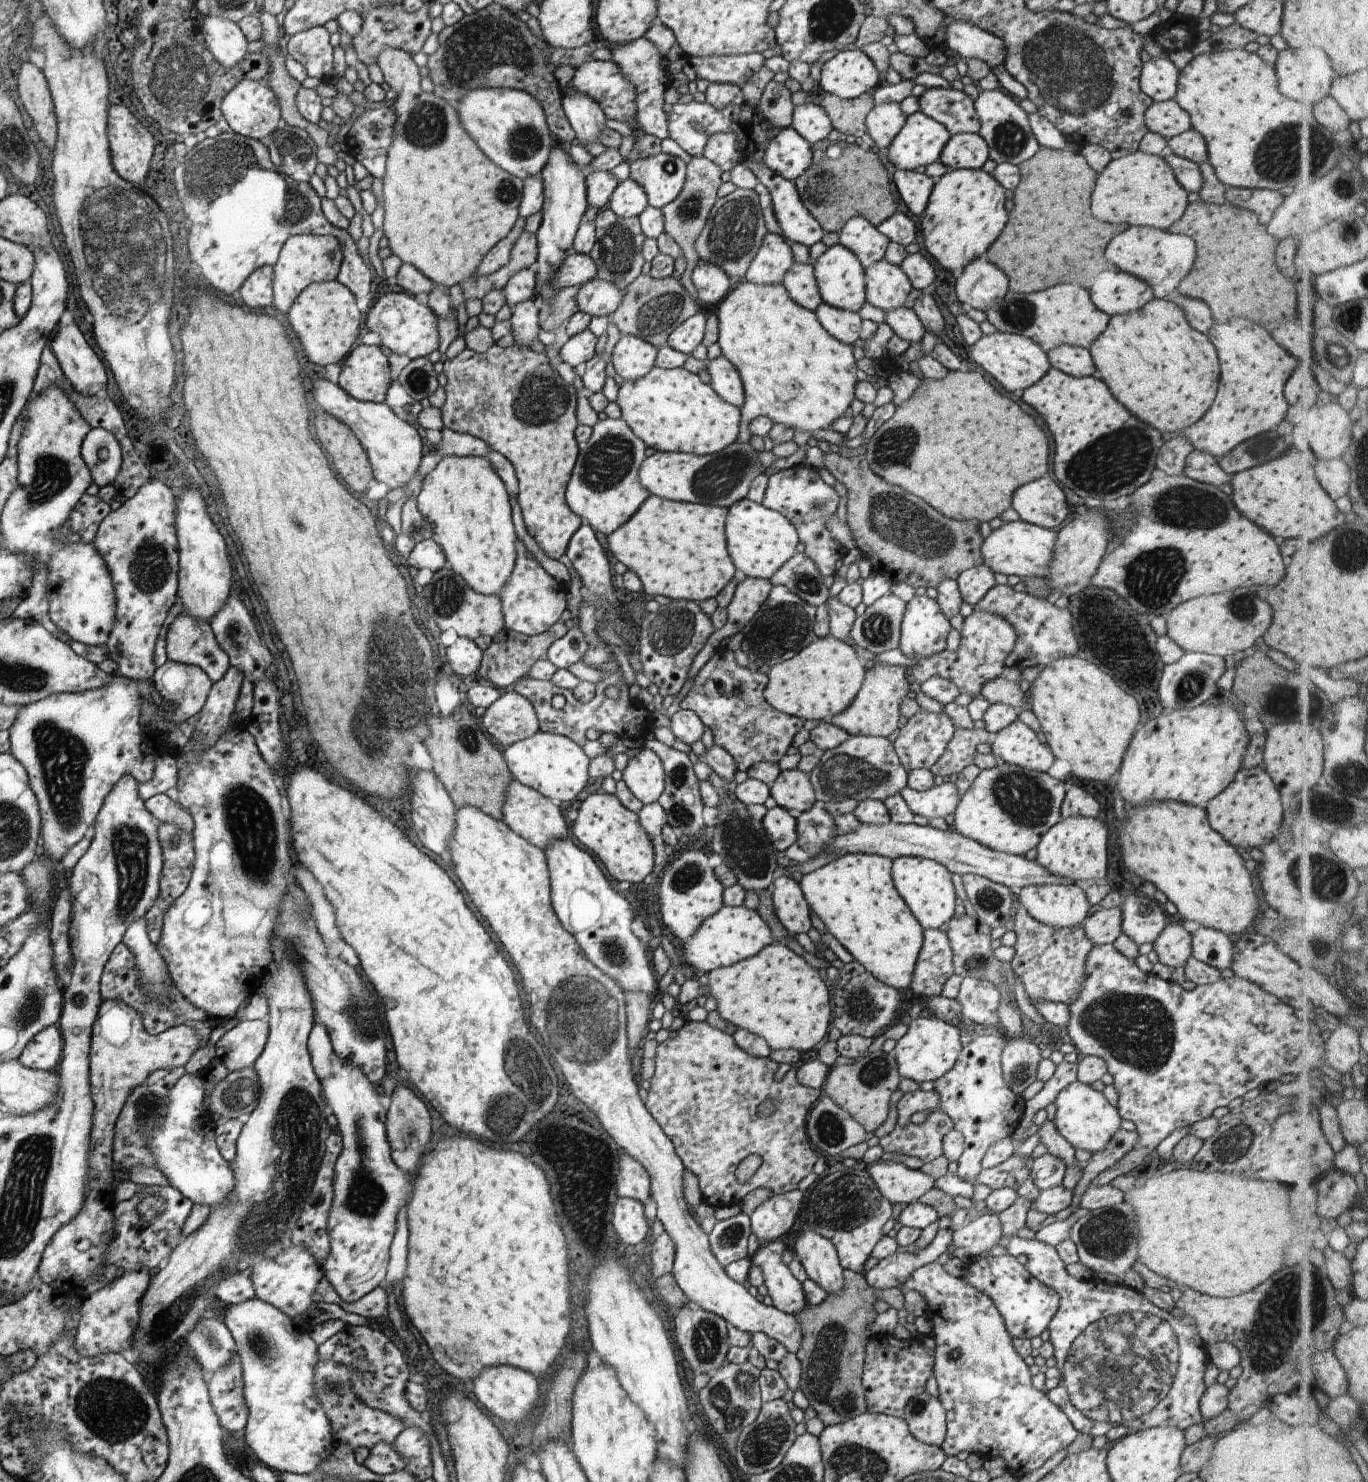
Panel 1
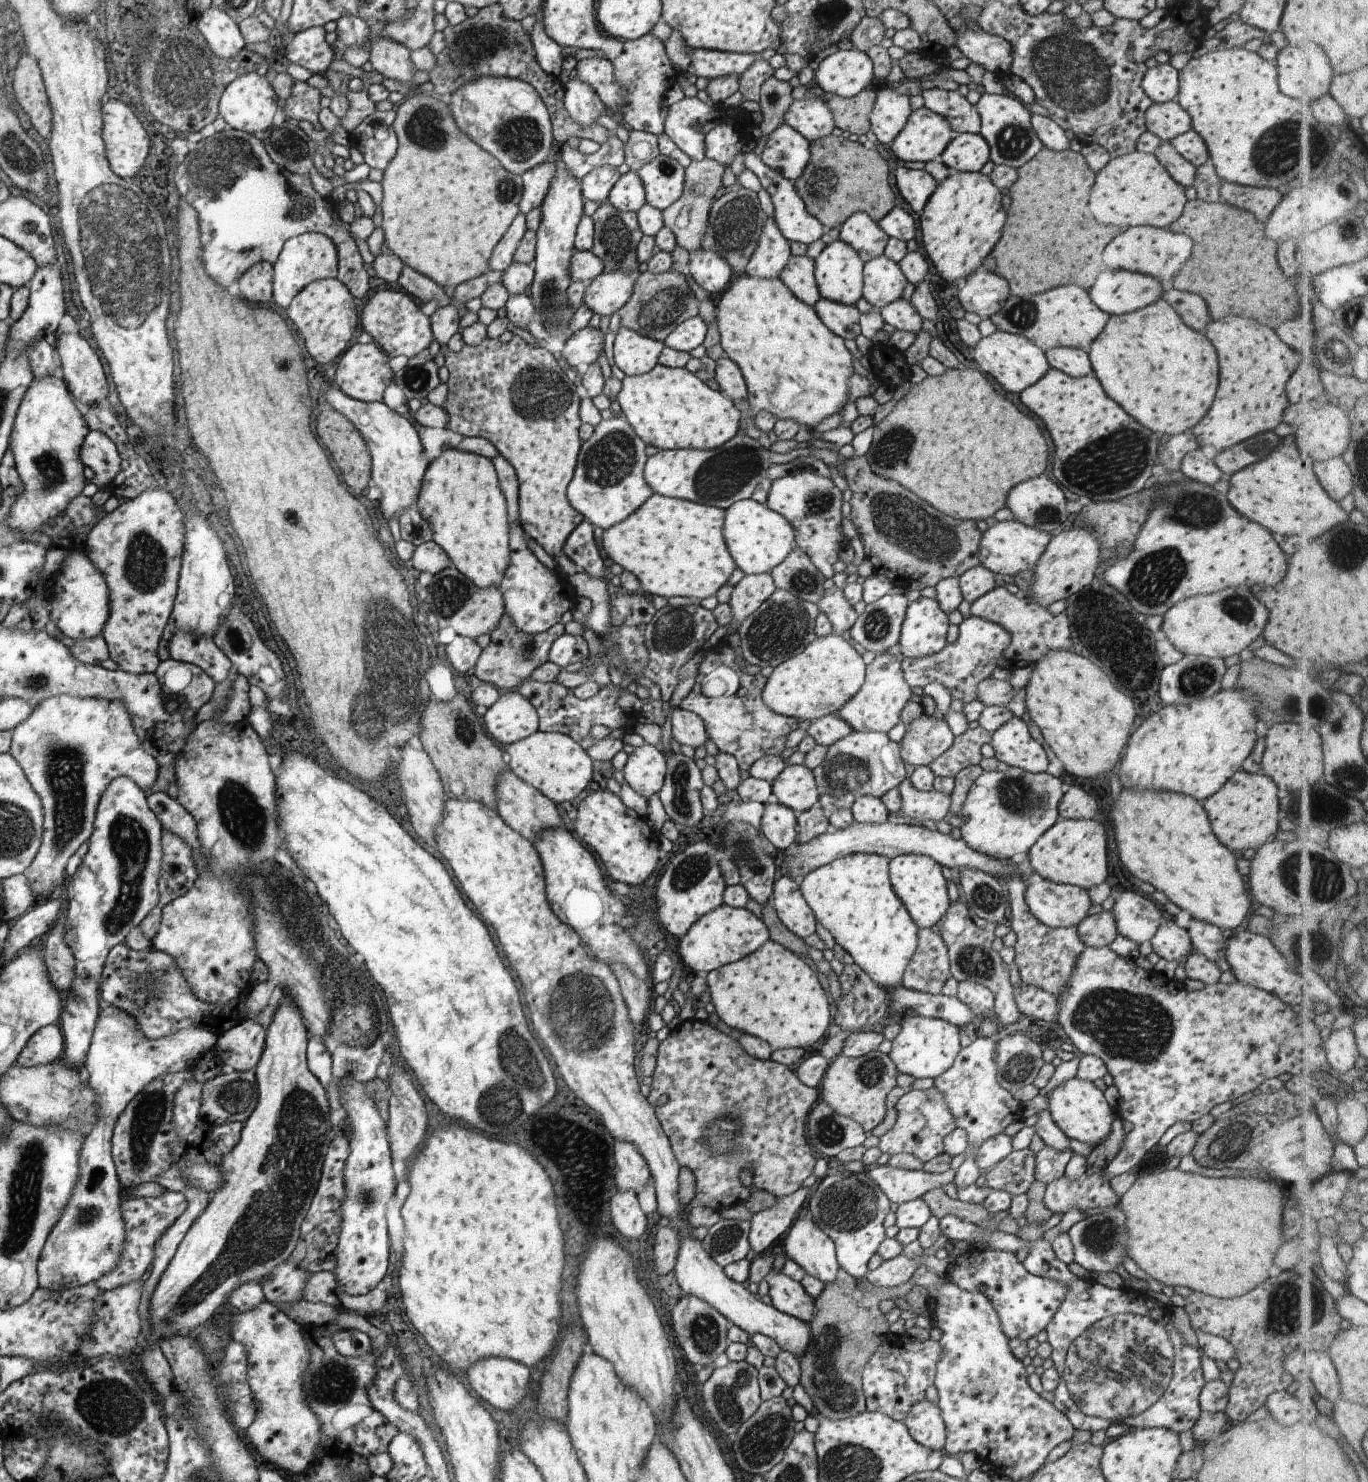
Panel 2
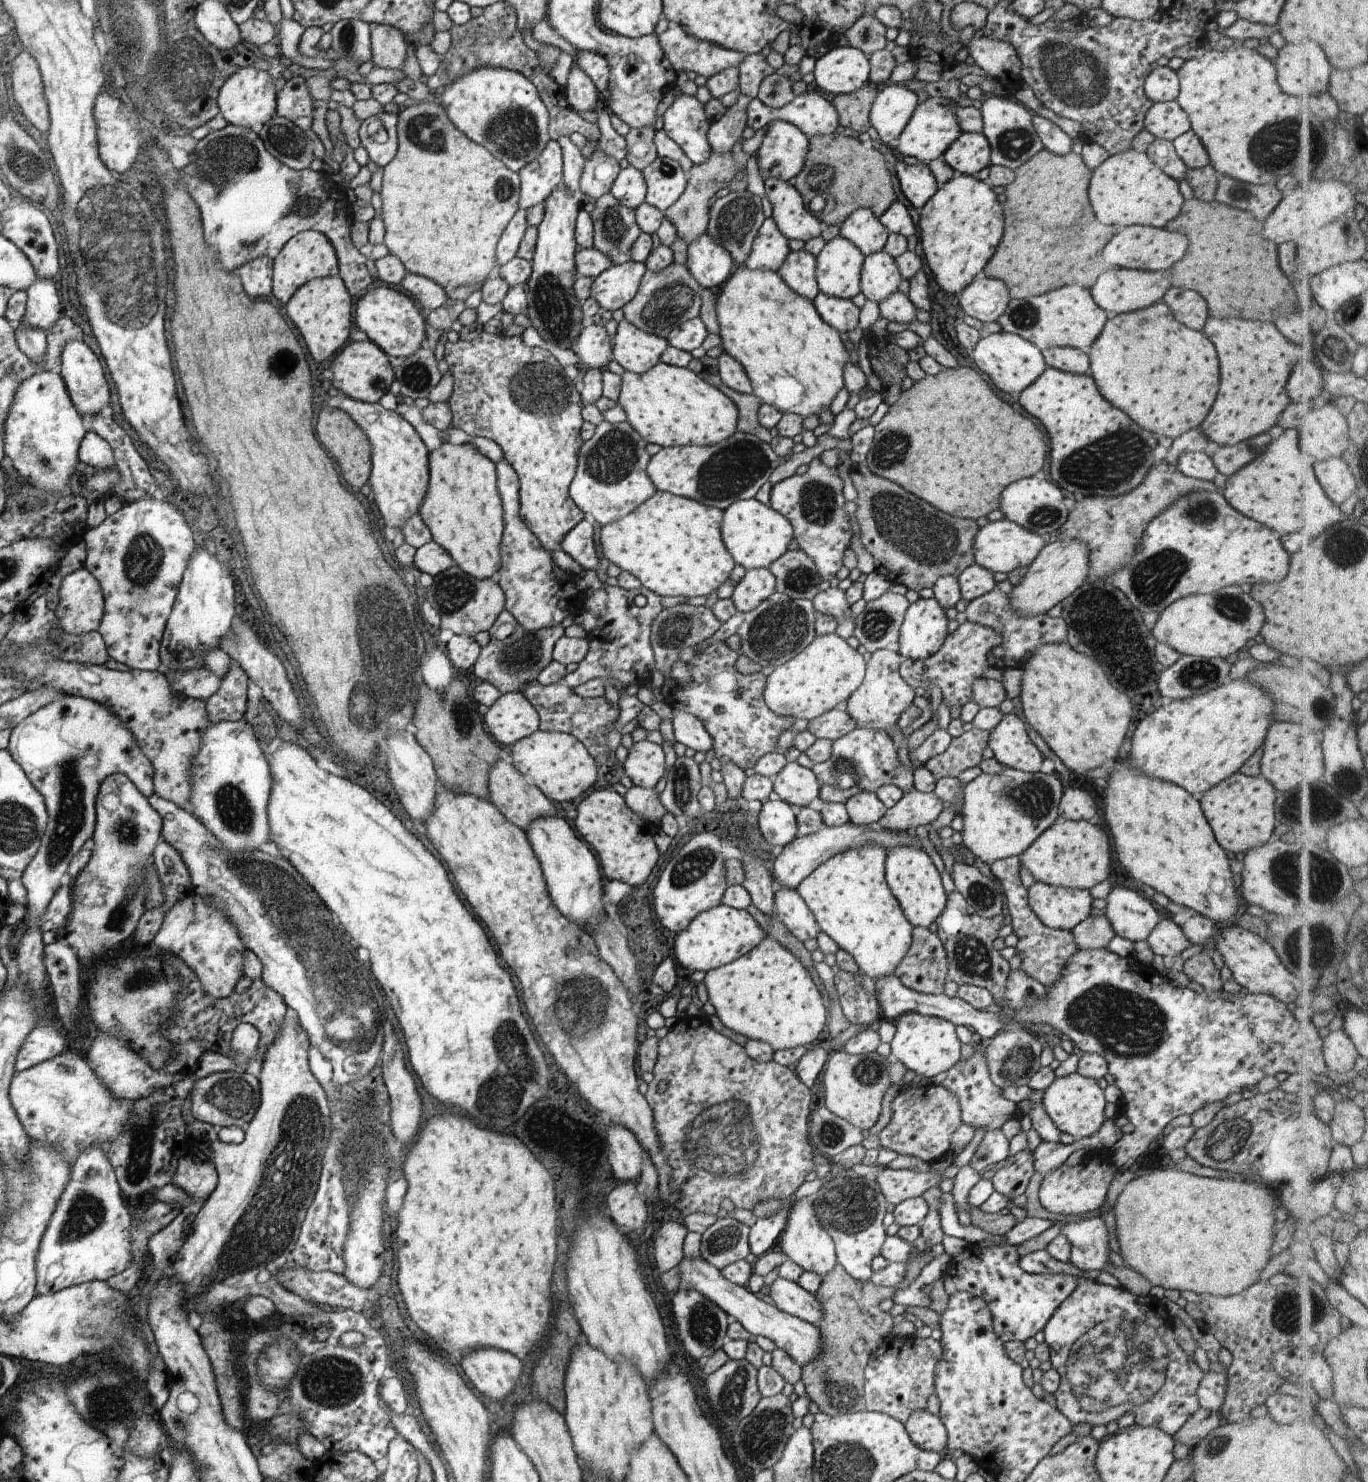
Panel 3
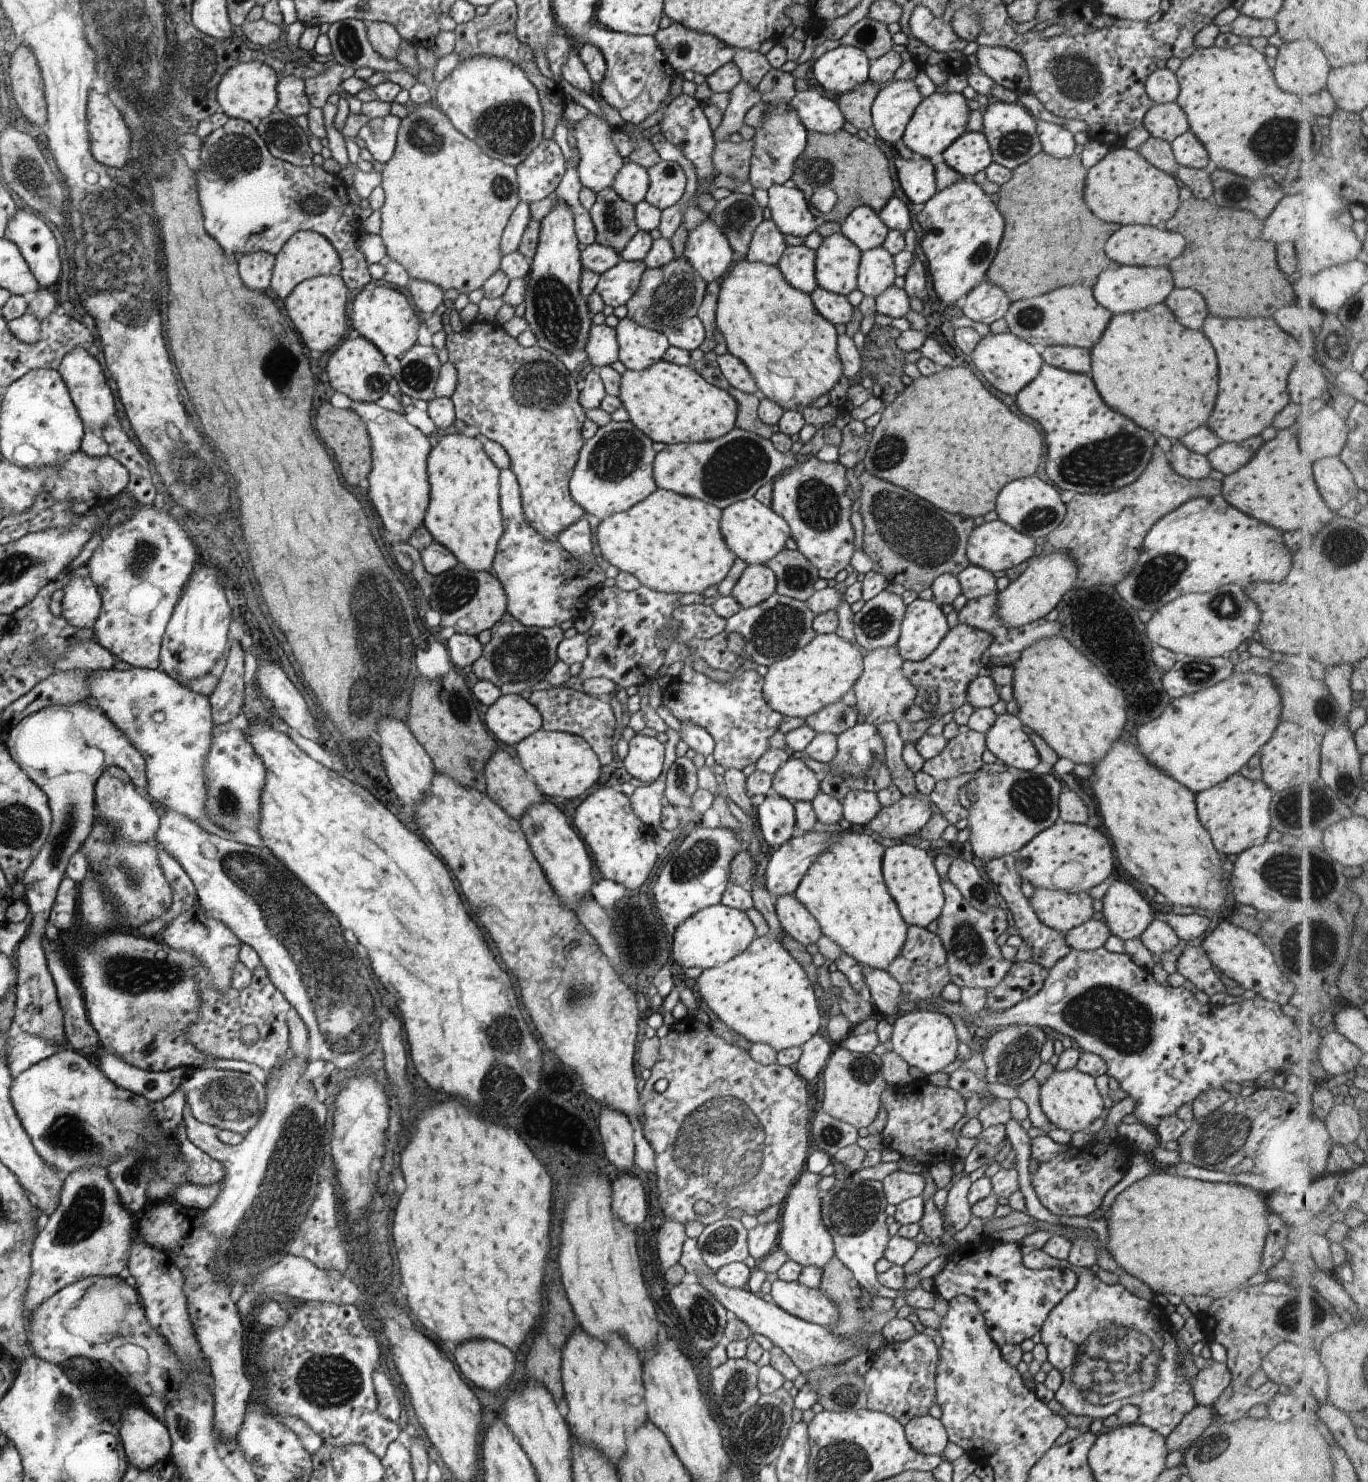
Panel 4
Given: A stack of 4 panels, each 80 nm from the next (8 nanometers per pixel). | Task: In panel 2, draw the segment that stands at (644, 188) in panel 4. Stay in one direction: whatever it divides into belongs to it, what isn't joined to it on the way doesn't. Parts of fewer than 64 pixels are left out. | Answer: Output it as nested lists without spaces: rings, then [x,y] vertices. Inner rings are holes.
[[[636,171],[626,172],[610,192],[608,202],[616,210],[637,213],[646,203],[646,192]]]

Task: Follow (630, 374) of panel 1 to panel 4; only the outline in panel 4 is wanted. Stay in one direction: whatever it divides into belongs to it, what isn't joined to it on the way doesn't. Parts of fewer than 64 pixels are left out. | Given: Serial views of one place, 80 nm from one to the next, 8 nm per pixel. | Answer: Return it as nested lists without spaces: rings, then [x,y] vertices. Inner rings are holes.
[[[628,316],[620,319],[615,329],[619,360],[628,370],[644,370],[656,364],[671,345],[665,333],[643,327]]]

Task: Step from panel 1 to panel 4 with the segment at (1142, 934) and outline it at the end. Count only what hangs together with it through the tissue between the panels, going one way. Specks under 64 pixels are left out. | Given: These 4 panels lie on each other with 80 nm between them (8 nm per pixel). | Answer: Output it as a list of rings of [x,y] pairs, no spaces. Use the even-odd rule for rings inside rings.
[[[1113,880],[1101,898],[1106,926],[1123,941],[1139,937],[1154,920],[1154,911],[1132,885]]]

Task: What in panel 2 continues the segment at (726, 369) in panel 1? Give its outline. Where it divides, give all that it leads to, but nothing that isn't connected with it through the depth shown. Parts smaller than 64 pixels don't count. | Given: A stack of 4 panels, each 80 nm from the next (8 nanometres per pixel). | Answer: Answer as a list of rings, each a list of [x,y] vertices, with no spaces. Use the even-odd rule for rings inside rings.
[[[724,356],[716,360],[714,378],[720,386],[722,394],[734,402],[748,397],[748,388],[740,372],[740,368],[729,357]]]

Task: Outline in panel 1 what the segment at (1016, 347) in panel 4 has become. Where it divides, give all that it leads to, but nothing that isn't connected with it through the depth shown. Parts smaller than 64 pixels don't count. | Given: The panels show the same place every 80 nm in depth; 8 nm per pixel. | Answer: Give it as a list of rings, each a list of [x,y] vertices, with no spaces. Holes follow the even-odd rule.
[[[999,331],[988,334],[988,336],[983,335],[973,345],[972,358],[1008,392],[1026,391],[1041,380],[1051,368],[1047,354],[1034,340],[1020,334]]]

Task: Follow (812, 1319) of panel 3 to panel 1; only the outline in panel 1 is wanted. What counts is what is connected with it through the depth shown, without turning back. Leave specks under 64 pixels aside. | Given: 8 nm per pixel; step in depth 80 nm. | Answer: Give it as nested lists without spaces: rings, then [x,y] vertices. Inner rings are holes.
[[[778,1238],[768,1244],[762,1244],[749,1259],[752,1265],[762,1270],[764,1285],[774,1301],[773,1306],[781,1312],[794,1315],[796,1312],[802,1312],[808,1305],[803,1284],[794,1278],[788,1263],[783,1259],[787,1250],[785,1243],[788,1242],[787,1238]]]

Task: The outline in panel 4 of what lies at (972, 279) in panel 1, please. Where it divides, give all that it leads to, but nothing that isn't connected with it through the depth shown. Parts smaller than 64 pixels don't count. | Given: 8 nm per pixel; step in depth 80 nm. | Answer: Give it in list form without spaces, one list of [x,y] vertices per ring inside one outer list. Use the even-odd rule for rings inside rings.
[[[984,280],[961,300],[960,308],[963,314],[974,322],[990,325],[999,318],[1003,318],[1011,302],[1005,290]]]

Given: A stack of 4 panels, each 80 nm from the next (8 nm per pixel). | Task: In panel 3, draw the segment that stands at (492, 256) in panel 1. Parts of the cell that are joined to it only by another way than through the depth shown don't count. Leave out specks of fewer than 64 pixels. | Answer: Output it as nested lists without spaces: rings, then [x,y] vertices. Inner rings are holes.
[[[519,209],[504,230],[496,248],[496,267],[500,268],[517,256],[527,228],[527,211]]]

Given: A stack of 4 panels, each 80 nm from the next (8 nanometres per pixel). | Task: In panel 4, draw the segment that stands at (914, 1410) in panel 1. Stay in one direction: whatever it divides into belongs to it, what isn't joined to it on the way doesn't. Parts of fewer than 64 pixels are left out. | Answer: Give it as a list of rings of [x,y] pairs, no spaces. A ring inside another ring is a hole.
[[[929,1414],[913,1418],[904,1430],[912,1448],[925,1455],[942,1455],[948,1444],[949,1438],[942,1421]]]

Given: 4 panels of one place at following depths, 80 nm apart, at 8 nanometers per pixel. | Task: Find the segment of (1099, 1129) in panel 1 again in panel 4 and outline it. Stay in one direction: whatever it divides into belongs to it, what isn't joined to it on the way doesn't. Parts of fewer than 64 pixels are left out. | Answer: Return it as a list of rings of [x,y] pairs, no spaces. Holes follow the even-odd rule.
[[[1076,1067],[1059,1071],[1055,1068],[1051,1076],[1039,1085],[1039,1101],[1042,1112],[1056,1128],[1062,1128],[1068,1132],[1088,1132],[1088,1126],[1102,1114],[1104,1100],[1096,1089],[1093,1076],[1080,1072]]]

